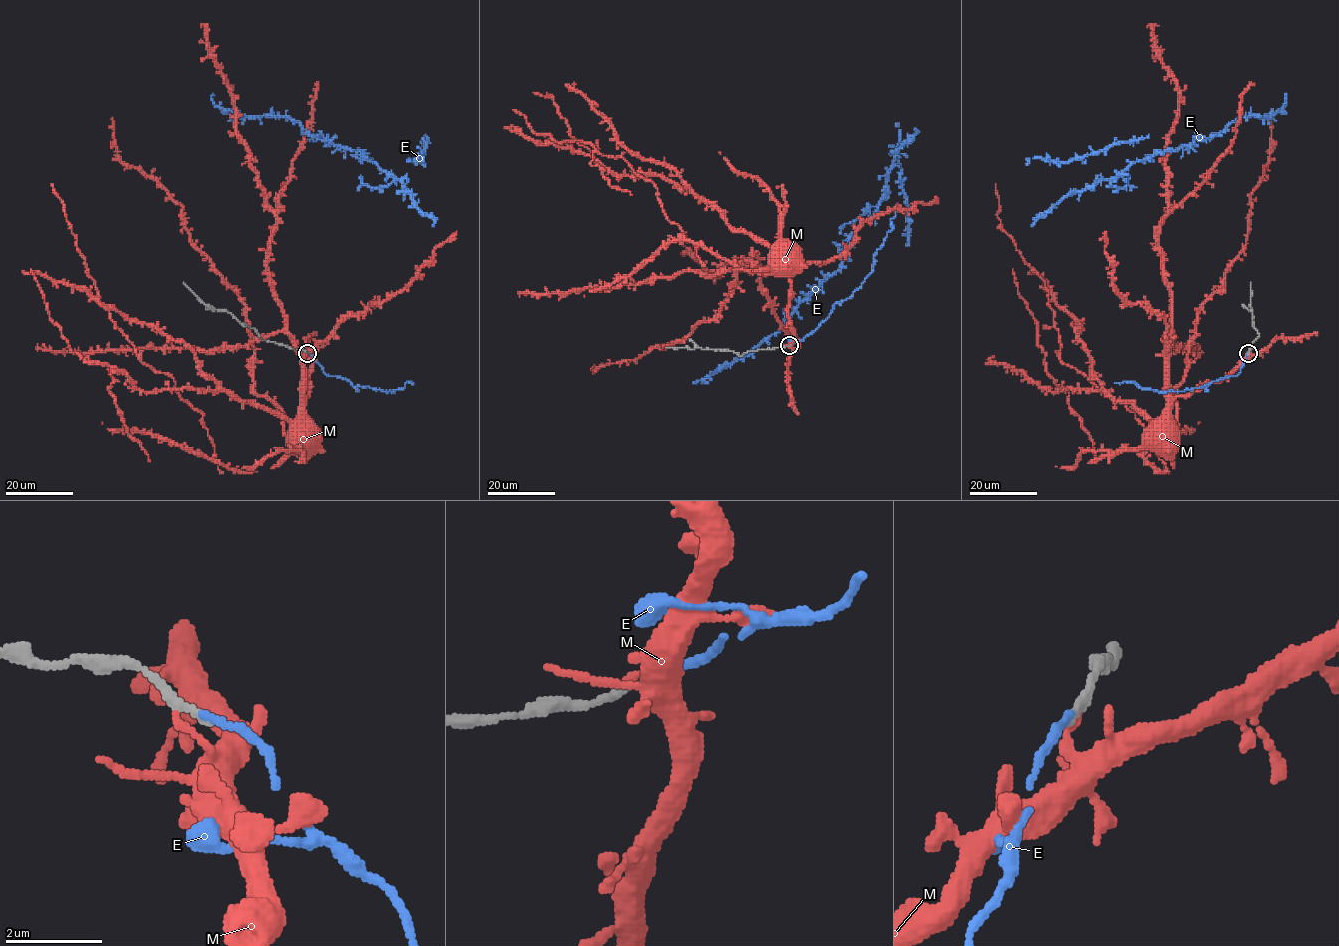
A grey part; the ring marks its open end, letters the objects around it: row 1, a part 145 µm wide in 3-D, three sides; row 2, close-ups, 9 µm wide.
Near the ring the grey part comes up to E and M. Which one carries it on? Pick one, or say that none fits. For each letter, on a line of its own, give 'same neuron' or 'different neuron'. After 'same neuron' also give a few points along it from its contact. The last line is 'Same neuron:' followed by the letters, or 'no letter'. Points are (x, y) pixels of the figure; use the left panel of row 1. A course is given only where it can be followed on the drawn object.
E: same neuron
M: different neuron
Same neuron: E

